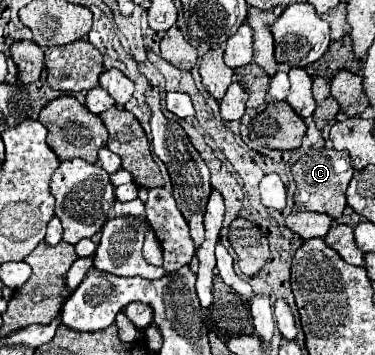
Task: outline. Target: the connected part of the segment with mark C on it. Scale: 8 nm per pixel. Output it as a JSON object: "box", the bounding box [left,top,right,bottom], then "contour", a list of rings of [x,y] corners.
{"box":[291,148,353,220],"contour":[[[311,148],[305,156],[301,156],[293,166],[291,174],[297,182],[295,192],[295,208],[309,212],[327,212],[335,220],[343,214],[345,208],[345,190],[353,178],[353,164],[349,162],[349,154],[329,148]]]}

